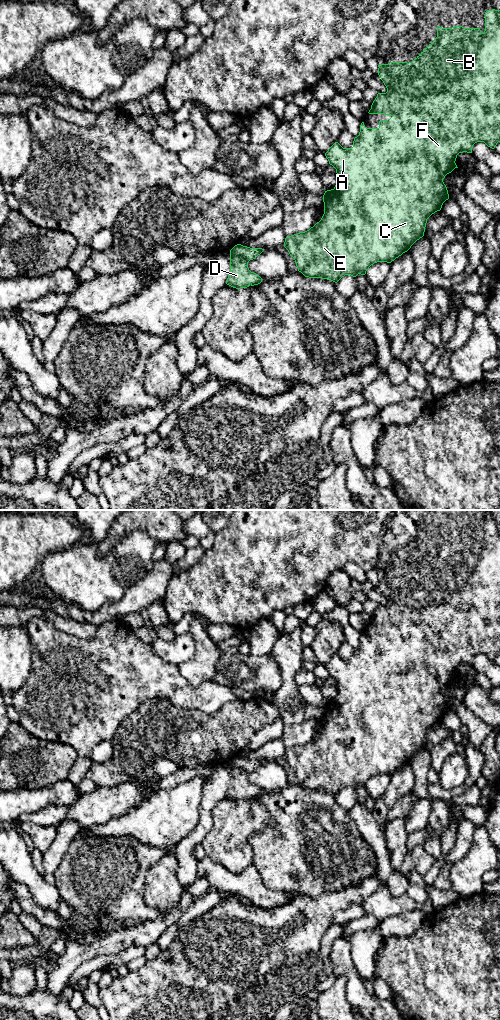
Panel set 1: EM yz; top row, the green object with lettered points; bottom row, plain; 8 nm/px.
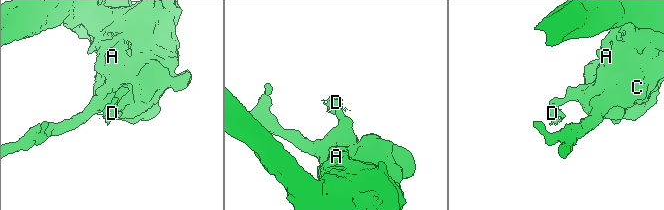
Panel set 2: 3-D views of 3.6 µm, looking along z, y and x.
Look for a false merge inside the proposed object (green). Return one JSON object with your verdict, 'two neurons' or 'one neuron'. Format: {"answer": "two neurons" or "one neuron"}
{"answer": "two neurons"}

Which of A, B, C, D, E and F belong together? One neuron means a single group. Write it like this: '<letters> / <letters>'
A B C E F / D

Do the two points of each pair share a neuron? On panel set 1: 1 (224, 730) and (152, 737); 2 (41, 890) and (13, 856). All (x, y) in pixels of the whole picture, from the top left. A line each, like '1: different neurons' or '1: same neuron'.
1: same neuron
2: same neuron

